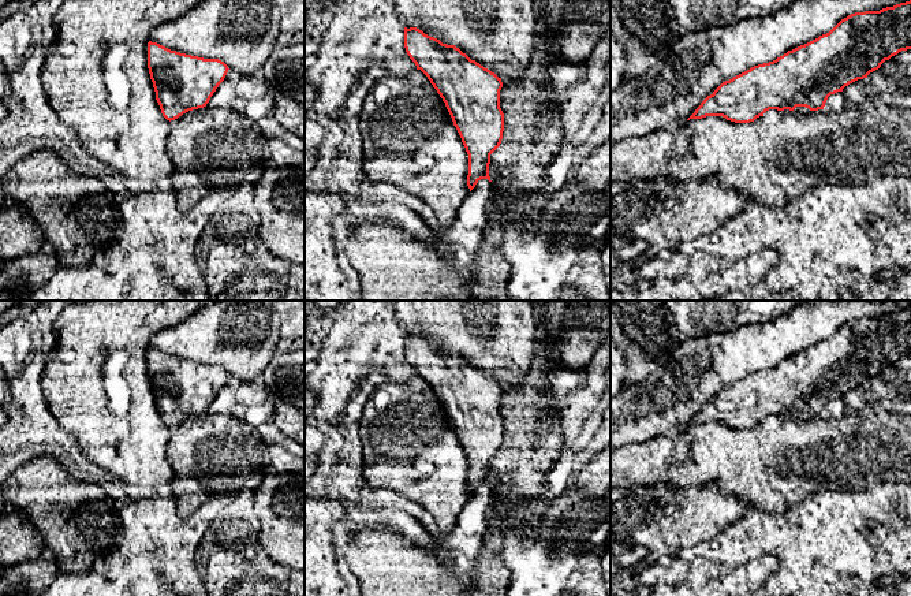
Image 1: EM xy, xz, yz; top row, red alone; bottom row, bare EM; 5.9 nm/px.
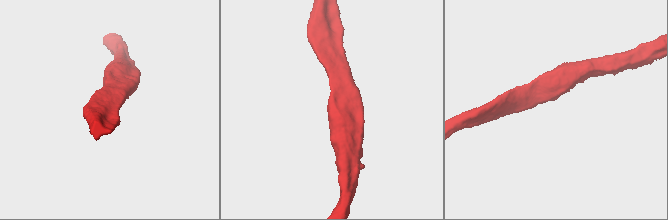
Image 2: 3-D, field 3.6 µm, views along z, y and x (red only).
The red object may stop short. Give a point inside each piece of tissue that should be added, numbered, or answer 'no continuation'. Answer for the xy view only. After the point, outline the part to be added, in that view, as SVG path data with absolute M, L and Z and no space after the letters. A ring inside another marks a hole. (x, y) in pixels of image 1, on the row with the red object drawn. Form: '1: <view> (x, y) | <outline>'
no continuation

